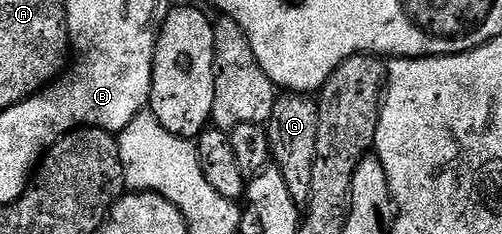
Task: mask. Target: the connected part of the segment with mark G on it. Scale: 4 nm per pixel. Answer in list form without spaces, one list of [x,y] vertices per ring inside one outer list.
[[[283,93],[273,106],[272,118],[267,120],[266,129],[273,163],[281,171],[287,183],[288,194],[300,206],[305,206],[312,192],[313,163],[316,158],[319,110],[317,101],[303,93]]]

